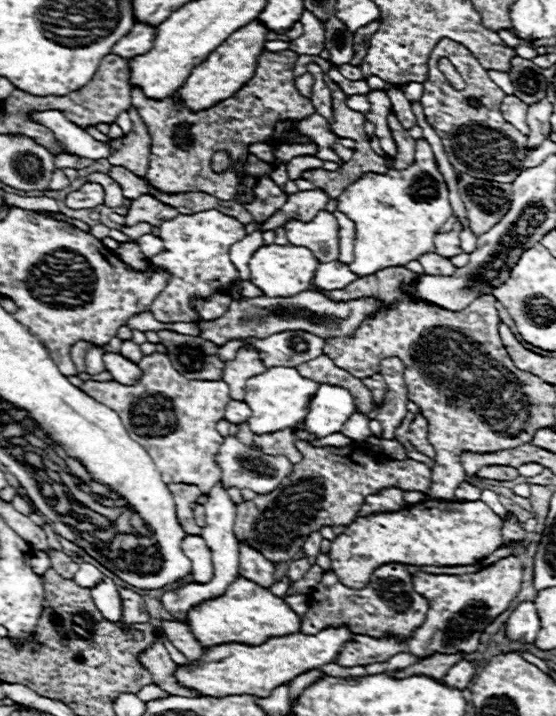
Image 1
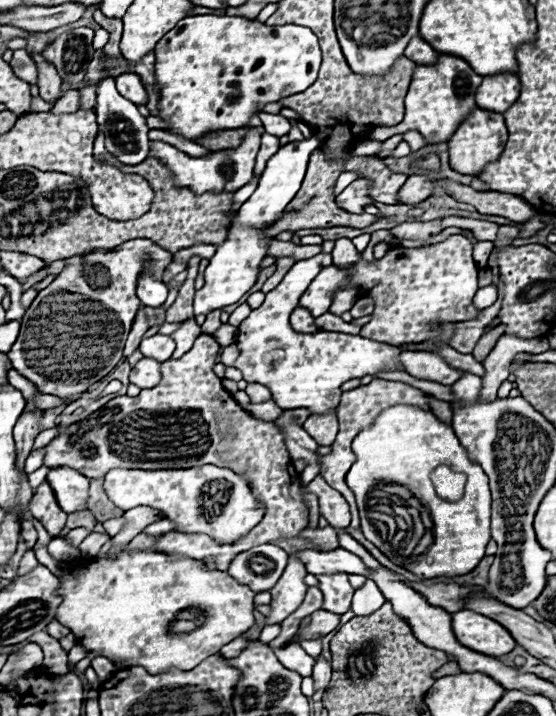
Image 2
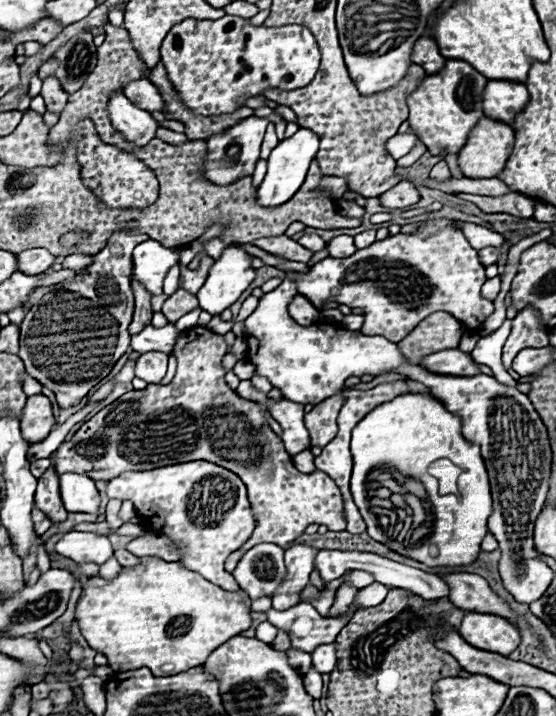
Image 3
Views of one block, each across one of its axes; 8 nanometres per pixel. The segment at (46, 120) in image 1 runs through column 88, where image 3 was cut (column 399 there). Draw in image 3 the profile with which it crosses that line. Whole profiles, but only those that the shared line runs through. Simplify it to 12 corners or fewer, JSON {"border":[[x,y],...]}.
{"border":[[396,134],[386,142],[388,154],[398,160],[416,144],[416,134]]}

